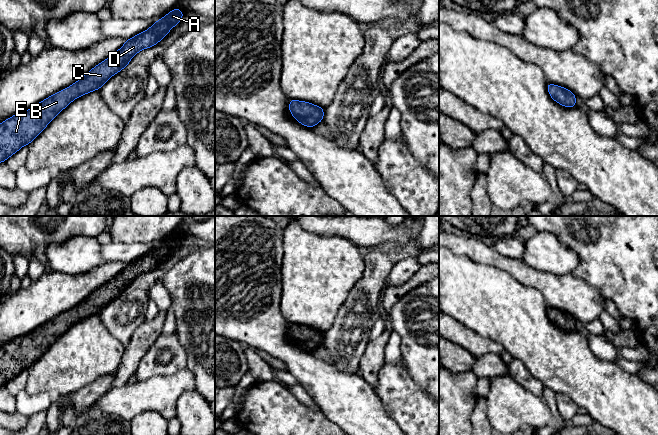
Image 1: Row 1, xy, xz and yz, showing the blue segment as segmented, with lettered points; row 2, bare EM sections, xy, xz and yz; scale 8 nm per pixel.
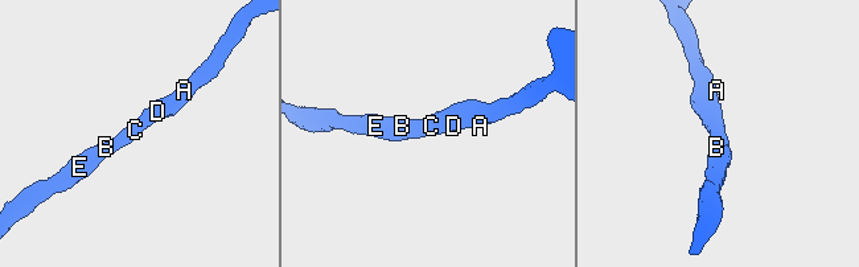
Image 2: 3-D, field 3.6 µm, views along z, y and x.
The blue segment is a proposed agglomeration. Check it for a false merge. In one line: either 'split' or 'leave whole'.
leave whole

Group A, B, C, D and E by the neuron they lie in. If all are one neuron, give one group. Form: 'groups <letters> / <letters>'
groups A B C D E

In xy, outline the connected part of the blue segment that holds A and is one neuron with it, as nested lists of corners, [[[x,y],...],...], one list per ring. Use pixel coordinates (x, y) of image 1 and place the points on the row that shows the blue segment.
[[[175,7],[172,11],[166,14],[163,18],[157,20],[150,28],[135,35],[134,37],[125,40],[124,45],[113,53],[109,58],[105,59],[87,74],[81,77],[71,86],[60,90],[59,92],[49,96],[39,102],[27,111],[14,114],[12,117],[0,123],[0,163],[5,162],[10,156],[19,151],[23,146],[29,145],[54,119],[63,109],[65,109],[76,98],[79,98],[92,91],[99,90],[107,80],[123,70],[129,65],[130,60],[144,49],[155,46],[159,41],[170,32],[170,30],[180,24],[184,12]]]

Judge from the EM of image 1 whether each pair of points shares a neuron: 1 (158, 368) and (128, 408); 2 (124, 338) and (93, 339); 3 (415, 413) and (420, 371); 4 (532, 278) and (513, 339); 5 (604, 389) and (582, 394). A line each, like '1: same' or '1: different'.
1: different
2: different
3: different
4: different
5: same

